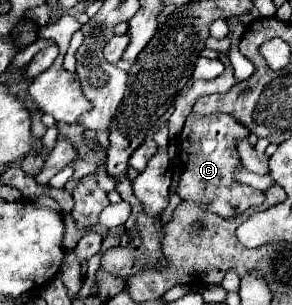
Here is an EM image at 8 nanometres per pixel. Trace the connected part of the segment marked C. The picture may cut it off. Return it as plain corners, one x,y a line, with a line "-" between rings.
214,113
214,115
188,115
184,129
180,133
180,165
182,165
182,179
178,183
178,195
182,199
192,199
206,203
208,209
220,217
232,217
248,207
262,205
264,193
252,187
246,187
234,181
234,171
240,167
240,159
236,153
236,141
246,139
250,131
240,125
232,115

